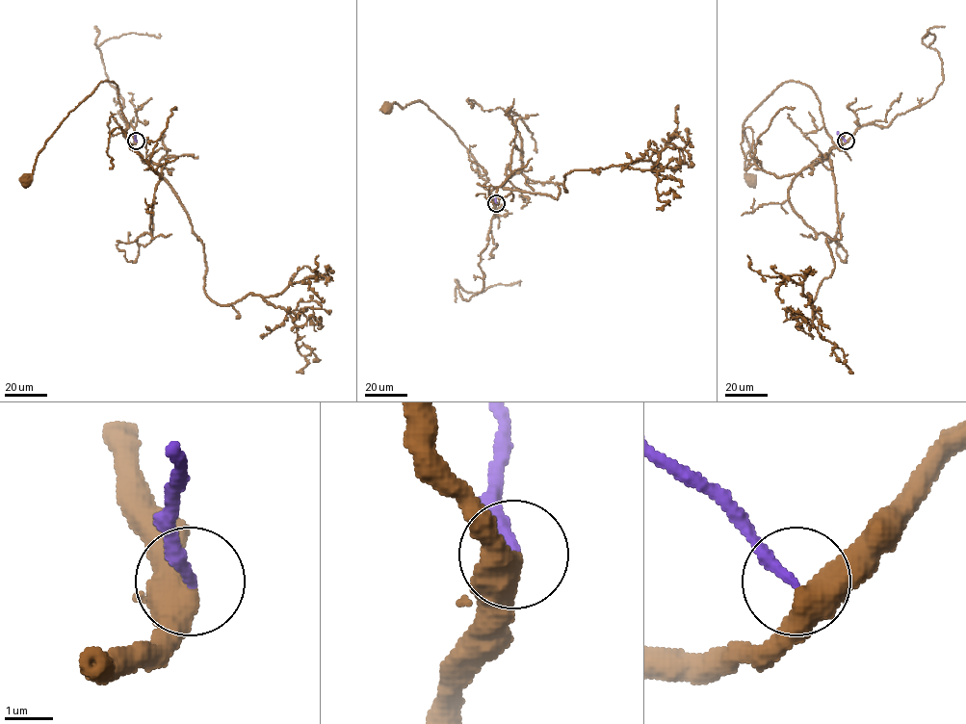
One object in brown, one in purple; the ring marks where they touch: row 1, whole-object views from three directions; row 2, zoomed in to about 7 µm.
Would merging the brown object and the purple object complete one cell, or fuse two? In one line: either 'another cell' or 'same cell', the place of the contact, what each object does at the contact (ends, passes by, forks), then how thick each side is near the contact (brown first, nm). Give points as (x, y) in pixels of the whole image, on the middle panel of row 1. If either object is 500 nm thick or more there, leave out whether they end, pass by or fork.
same cell; at (496, 203); brown forks there; purple ends there; 380 nm thick on the brown side, 240 nm on the other

